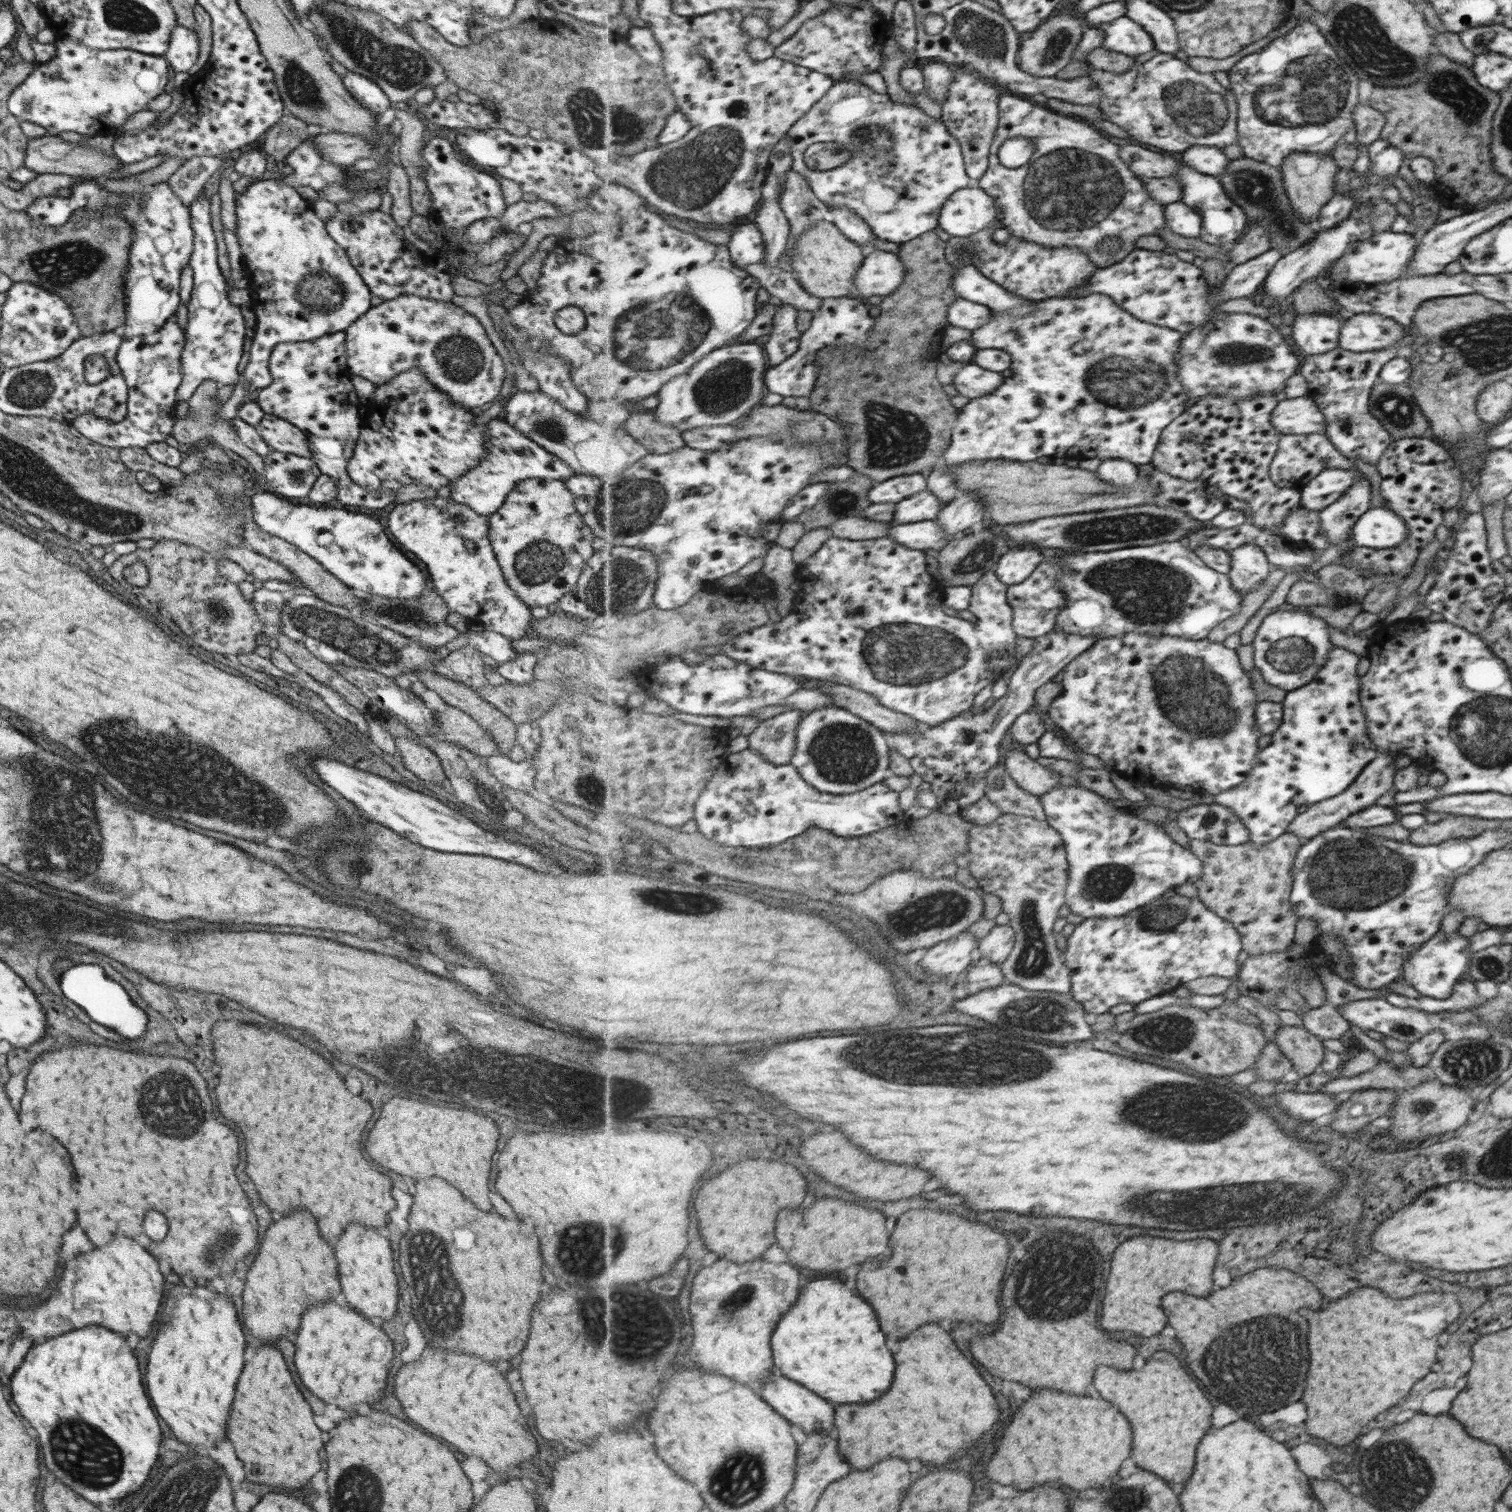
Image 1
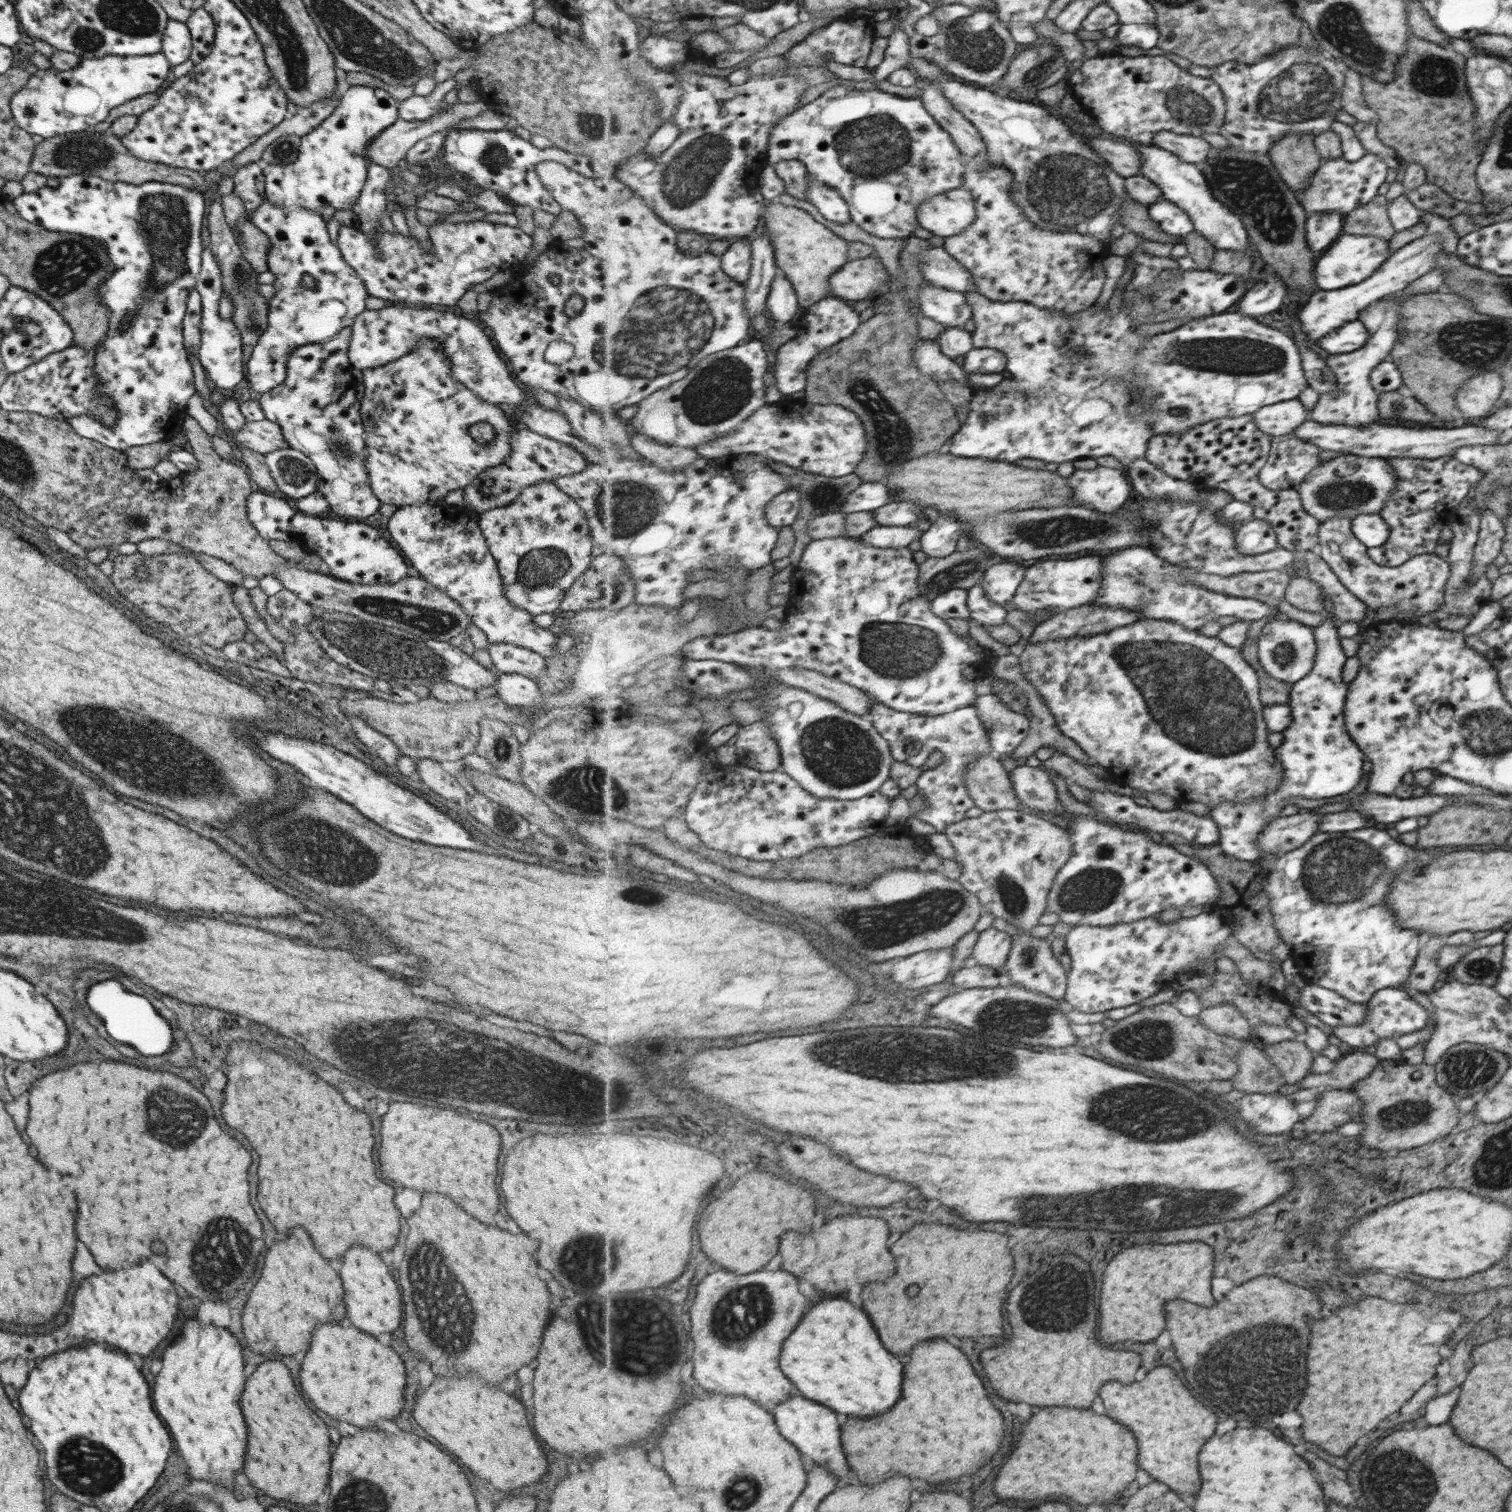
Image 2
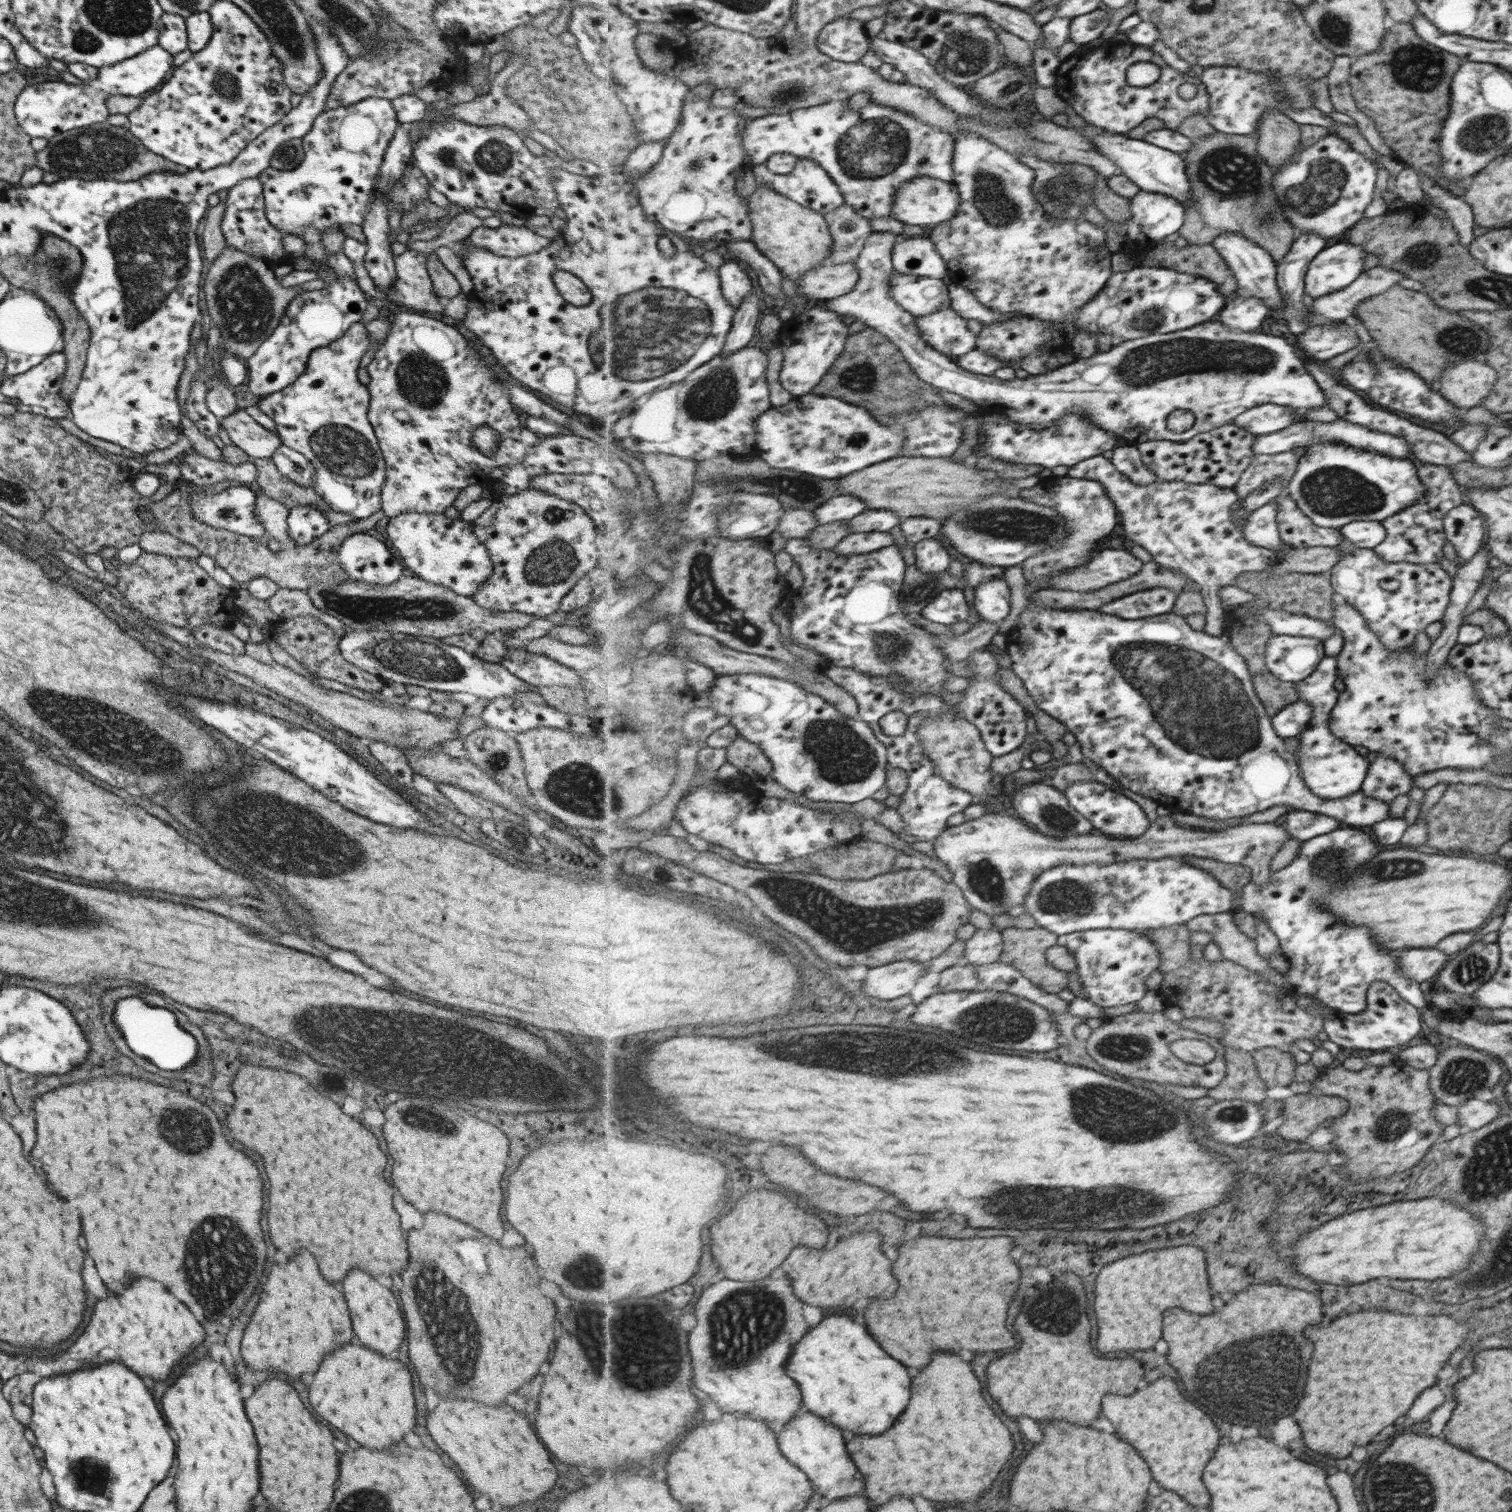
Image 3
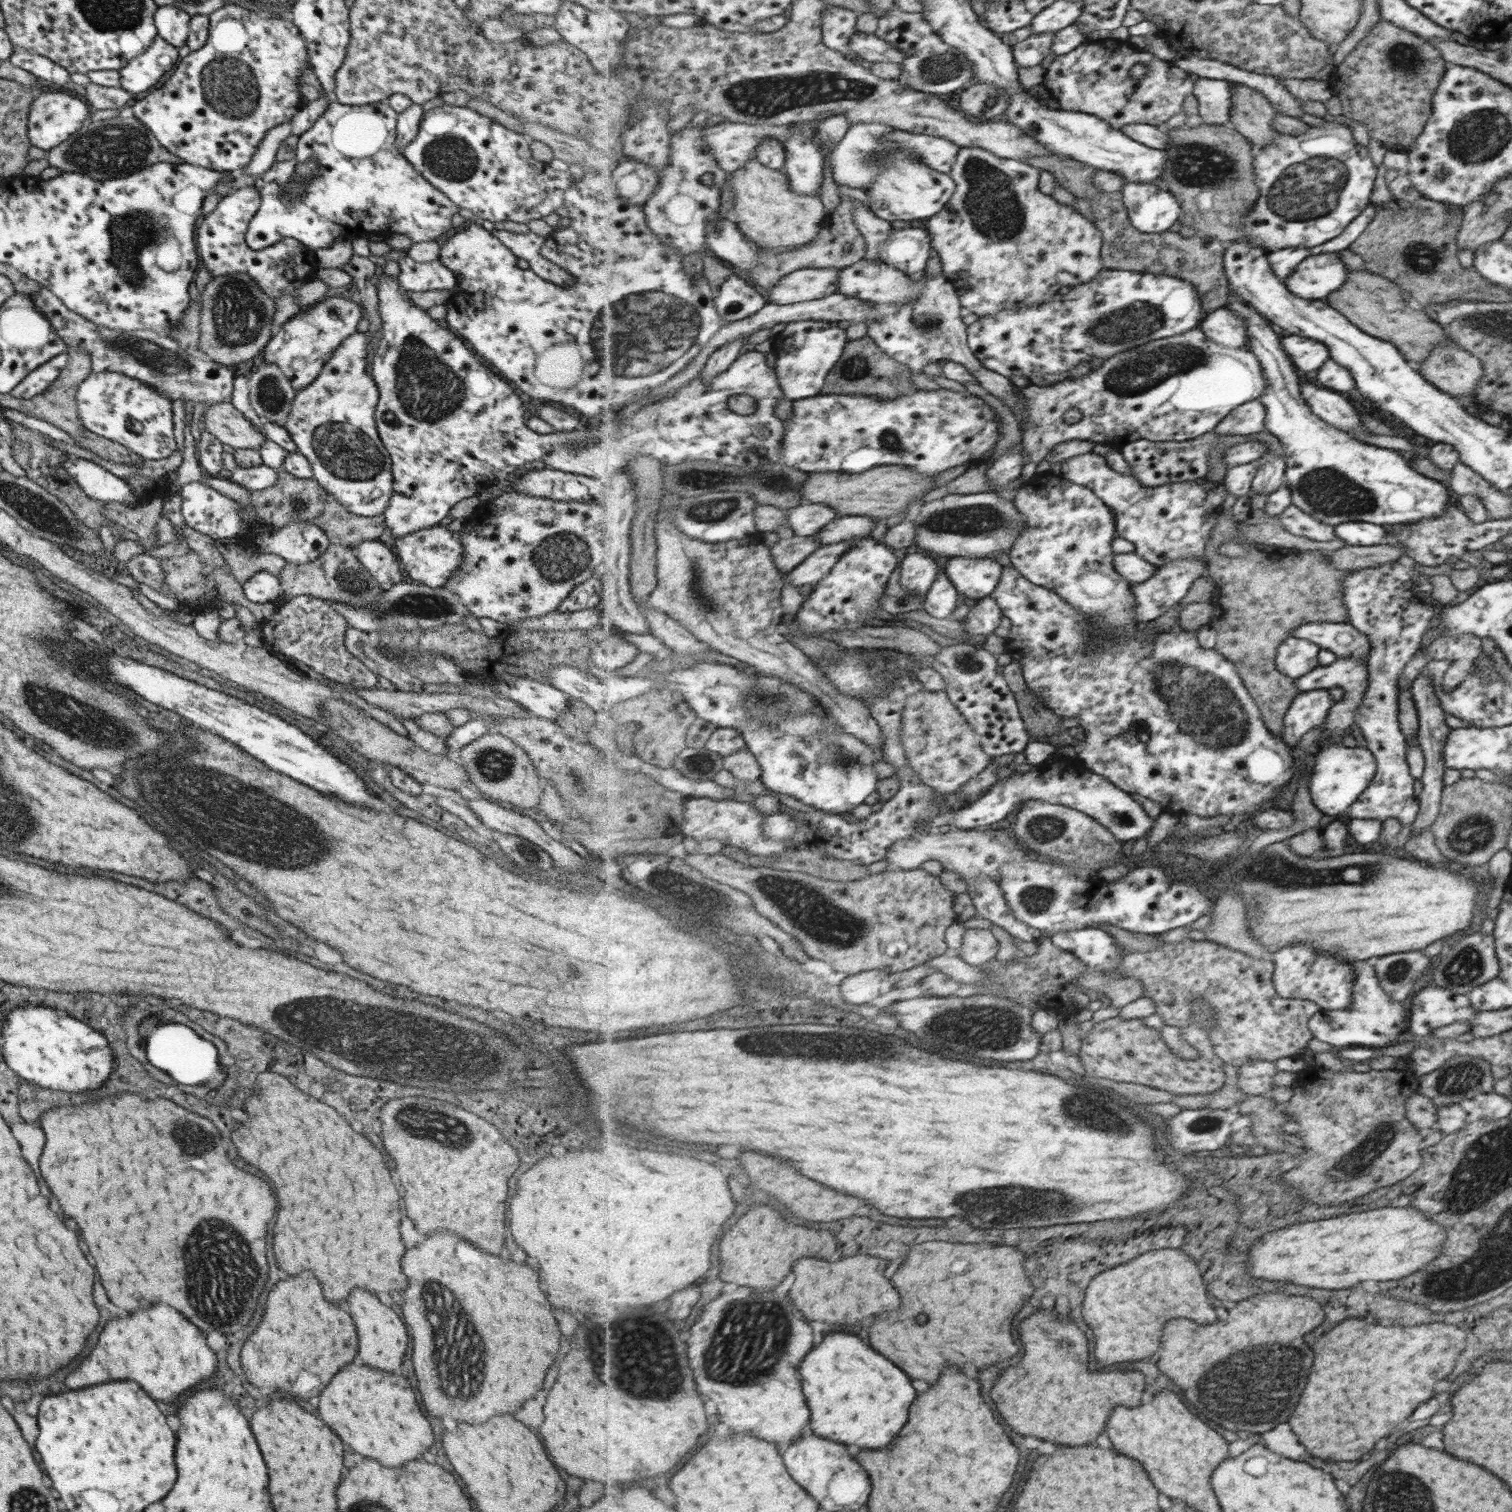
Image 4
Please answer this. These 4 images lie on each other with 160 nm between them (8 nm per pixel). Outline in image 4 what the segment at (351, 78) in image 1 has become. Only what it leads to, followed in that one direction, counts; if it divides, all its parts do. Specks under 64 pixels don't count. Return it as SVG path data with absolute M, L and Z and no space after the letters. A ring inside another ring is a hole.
M331 100L315 122L298 136L296 155L291 163L271 166L253 177L252 185L260 194L260 203L245 230L247 248L267 249L280 242L281 238L287 237L313 252L327 247L334 237L351 242L357 237L367 240L374 234L401 234L409 238L411 243L442 241L453 231L451 215L457 213L457 207L406 161L400 150L397 150L395 137L396 112L387 103L382 101L347 106ZM307 159L318 162L316 176L304 180L302 192L296 198L284 200L282 188L292 179L292 164L305 162Z

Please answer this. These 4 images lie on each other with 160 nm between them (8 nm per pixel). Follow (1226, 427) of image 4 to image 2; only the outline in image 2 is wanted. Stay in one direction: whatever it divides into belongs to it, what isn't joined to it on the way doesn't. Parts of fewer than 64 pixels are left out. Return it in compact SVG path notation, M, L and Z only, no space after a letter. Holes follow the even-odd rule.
M1297 398L1265 405L1254 413L1254 421L1272 438L1295 432L1308 419L1309 412Z

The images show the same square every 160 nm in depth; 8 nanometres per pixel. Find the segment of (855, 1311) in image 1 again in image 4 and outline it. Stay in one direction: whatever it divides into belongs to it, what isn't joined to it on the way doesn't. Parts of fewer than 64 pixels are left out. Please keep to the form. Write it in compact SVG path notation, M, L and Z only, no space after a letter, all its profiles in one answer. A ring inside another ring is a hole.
M837 1332L823 1340L821 1346L811 1350L801 1366L803 1390L807 1394L807 1402L813 1412L813 1420L809 1422L809 1429L816 1434L823 1434L835 1442L843 1444L857 1444L859 1448L885 1448L893 1442L893 1438L903 1430L909 1422L909 1408L917 1398L917 1390L911 1384L911 1378L895 1366L885 1356L877 1354L871 1346L863 1344L859 1336Z

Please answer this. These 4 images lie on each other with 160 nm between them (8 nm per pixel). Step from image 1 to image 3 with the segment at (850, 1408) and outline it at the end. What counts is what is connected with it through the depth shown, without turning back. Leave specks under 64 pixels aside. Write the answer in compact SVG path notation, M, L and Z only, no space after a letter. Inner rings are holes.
M937 1354L933 1362L913 1380L913 1400L905 1410L903 1418L881 1436L857 1436L853 1442L846 1444L851 1450L861 1472L867 1476L867 1492L865 1495L875 1504L891 1502L893 1496L925 1496L935 1502L973 1502L975 1498L983 1498L985 1492L995 1484L1001 1470L1007 1466L1013 1456L1015 1442L1009 1428L995 1416L993 1408L983 1398L983 1384L975 1376L971 1364L967 1364L959 1354ZM873 1468L873 1478L867 1472Z

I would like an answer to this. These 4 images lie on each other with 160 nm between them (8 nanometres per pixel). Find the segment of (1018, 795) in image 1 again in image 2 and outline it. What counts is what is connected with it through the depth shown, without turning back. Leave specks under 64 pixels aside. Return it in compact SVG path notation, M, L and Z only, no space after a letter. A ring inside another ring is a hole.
M981 755L968 764L965 784L976 806L984 811L1031 811L1016 794L1011 772L993 756Z

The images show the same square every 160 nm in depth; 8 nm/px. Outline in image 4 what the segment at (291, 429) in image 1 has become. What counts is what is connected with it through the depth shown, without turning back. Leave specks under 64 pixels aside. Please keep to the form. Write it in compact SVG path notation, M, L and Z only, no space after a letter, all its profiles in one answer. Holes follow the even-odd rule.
M229 400L205 407L202 417L200 431L210 432L221 444L233 449L258 450L267 439L254 429L244 414L231 406Z

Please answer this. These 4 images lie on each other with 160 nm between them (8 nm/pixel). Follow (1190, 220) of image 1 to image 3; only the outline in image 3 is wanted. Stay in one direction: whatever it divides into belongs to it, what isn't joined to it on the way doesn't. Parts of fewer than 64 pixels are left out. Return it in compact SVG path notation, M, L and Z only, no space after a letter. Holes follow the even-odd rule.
M1138 192L1130 199L1130 207L1133 218L1126 229L1130 236L1146 244L1179 234L1187 219L1186 208L1179 199L1158 192Z

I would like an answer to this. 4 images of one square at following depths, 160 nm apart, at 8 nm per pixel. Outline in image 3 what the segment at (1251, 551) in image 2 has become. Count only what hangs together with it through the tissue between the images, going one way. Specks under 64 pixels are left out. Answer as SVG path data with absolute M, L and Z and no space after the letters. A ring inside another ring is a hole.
M1267 502L1266 506L1251 513L1243 530L1246 539L1254 545L1262 546L1267 550L1278 551L1284 547L1276 527L1275 502Z

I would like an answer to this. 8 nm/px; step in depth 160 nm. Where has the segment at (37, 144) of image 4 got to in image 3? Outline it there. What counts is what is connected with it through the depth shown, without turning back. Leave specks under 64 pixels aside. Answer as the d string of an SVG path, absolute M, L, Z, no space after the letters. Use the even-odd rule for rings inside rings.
M159 45L146 48L142 53L136 54L131 58L124 58L121 62L116 62L111 66L100 66L95 78L79 83L65 83L63 81L43 81L27 85L17 95L14 102L14 117L21 130L30 138L41 138L49 140L57 133L67 132L71 129L89 126L106 120L108 112L104 98L107 95L139 96L147 90L155 88L161 84L163 76L171 68L172 56Z

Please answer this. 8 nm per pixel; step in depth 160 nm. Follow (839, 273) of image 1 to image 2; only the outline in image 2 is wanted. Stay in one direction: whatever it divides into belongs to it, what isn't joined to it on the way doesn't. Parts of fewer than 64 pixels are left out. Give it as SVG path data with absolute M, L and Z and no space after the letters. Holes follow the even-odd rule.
M769 200L763 214L762 231L769 233L775 247L777 265L795 288L800 307L807 310L816 302L831 297L831 278L849 264L849 241L817 222L807 210Z

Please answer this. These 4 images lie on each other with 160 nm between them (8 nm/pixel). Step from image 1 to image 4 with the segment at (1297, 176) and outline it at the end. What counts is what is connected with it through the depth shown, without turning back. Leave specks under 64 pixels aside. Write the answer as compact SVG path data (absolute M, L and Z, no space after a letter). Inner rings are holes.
M1234 83L1233 118L1230 124L1246 135L1255 147L1270 144L1279 132L1274 130L1277 112L1260 90Z

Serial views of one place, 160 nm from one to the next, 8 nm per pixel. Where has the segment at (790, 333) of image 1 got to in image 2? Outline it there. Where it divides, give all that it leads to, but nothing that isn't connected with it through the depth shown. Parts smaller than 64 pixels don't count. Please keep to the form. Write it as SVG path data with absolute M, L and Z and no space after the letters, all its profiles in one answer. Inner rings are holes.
M780 272L773 280L773 286L768 298L768 308L775 320L775 326L782 326L783 323L794 323L797 310L800 304L798 295L792 283Z

